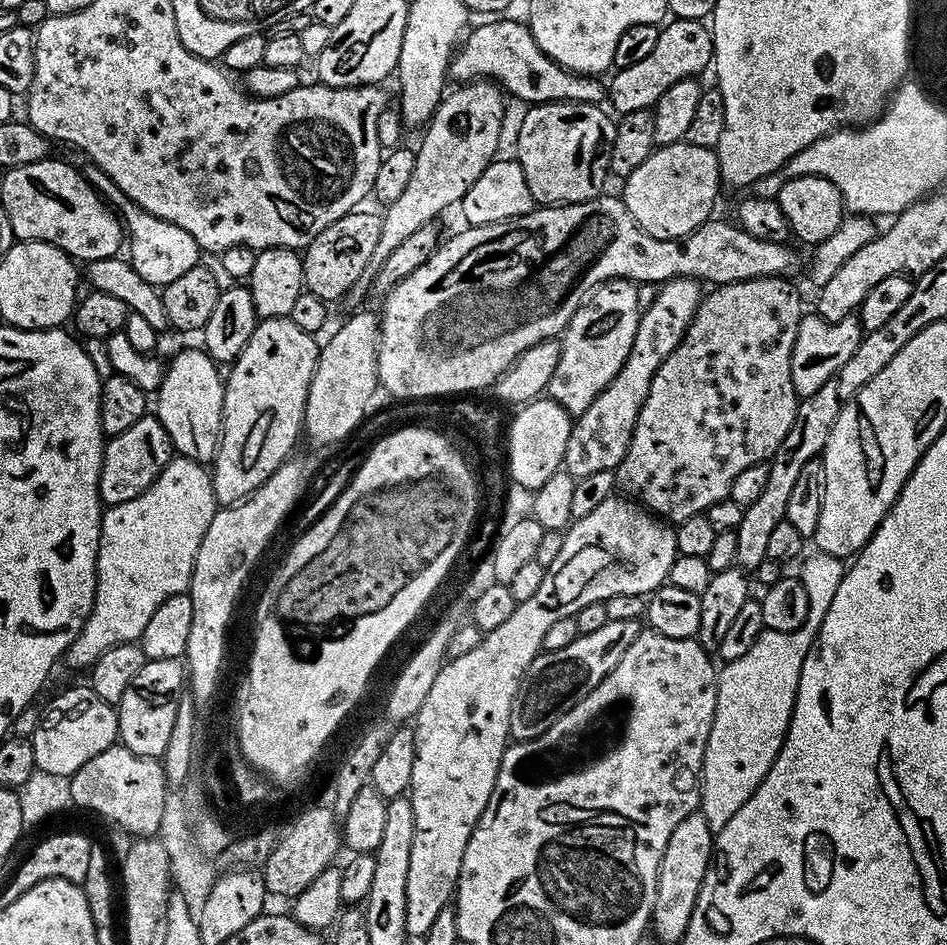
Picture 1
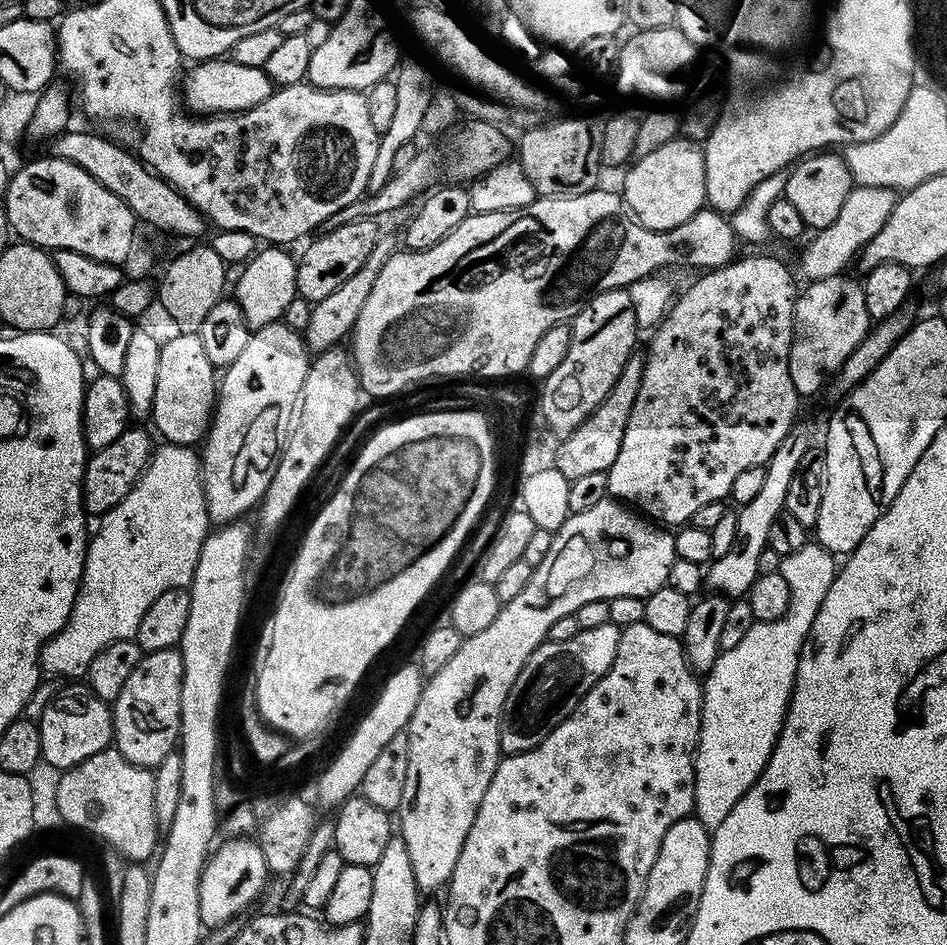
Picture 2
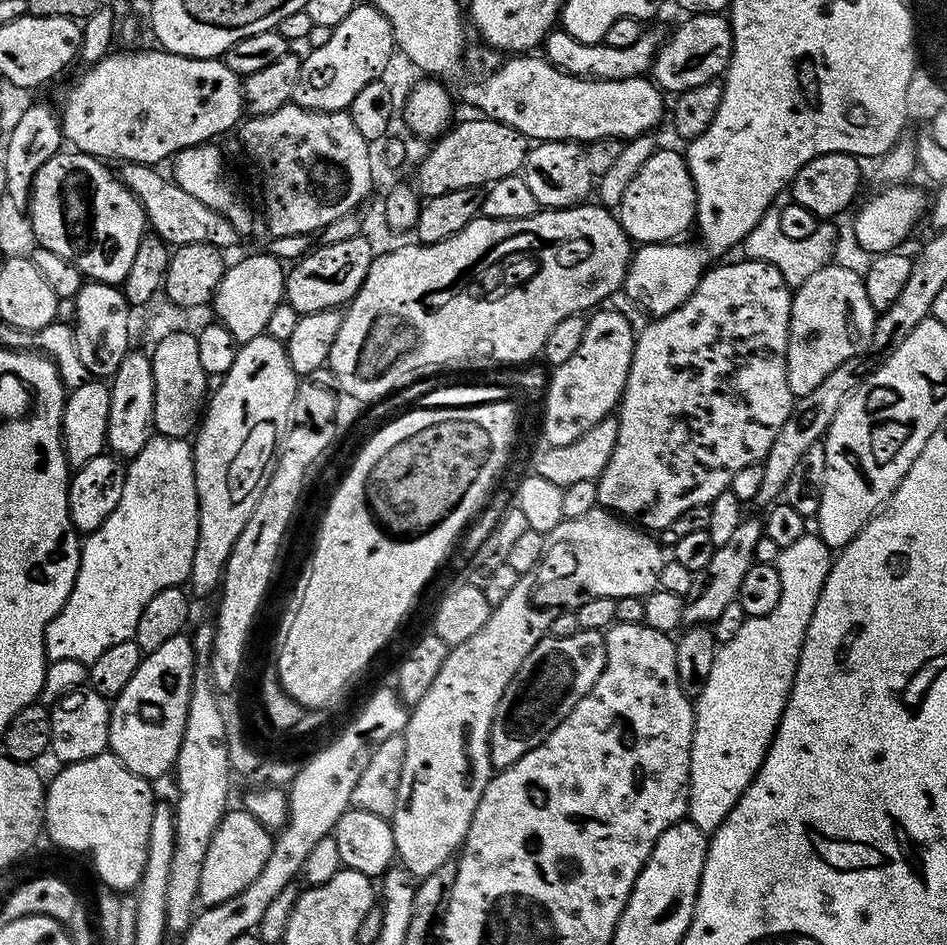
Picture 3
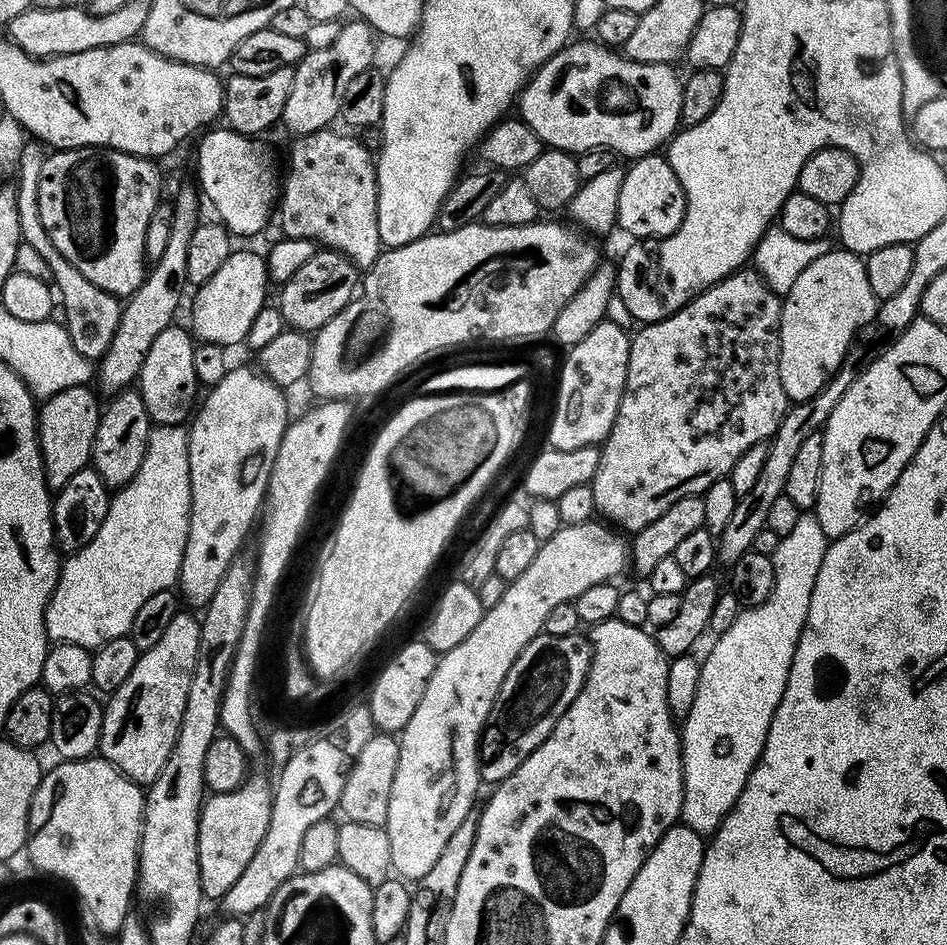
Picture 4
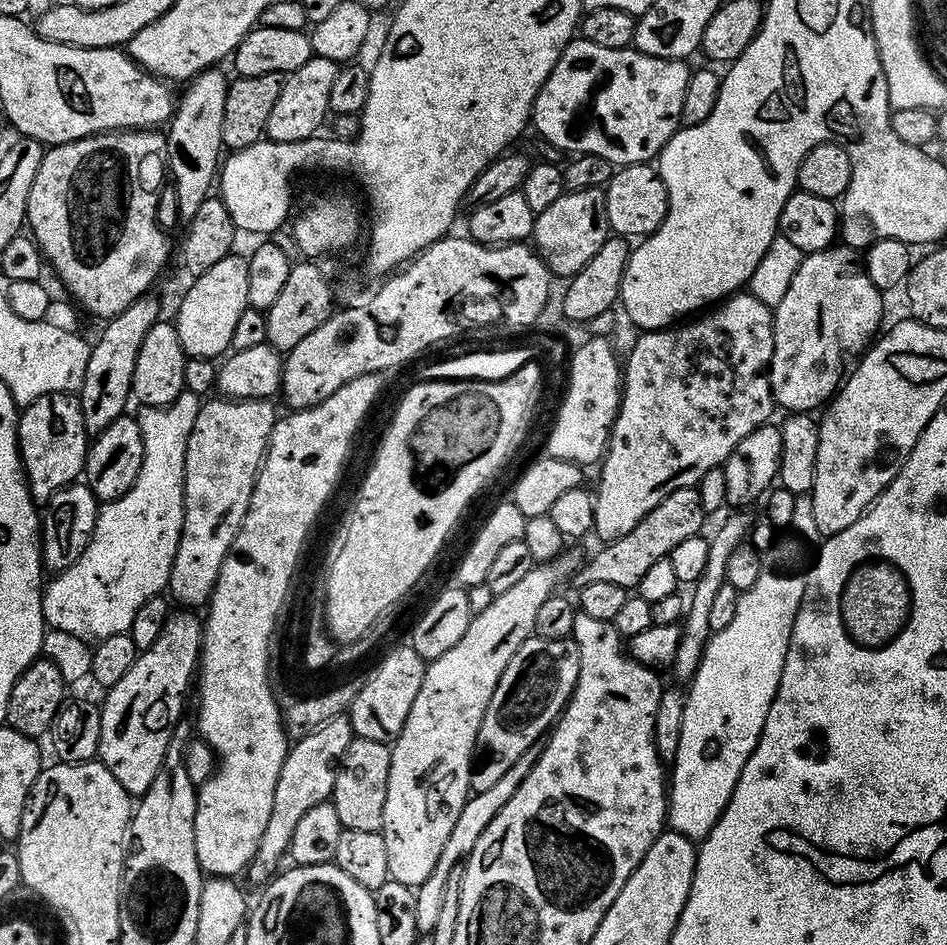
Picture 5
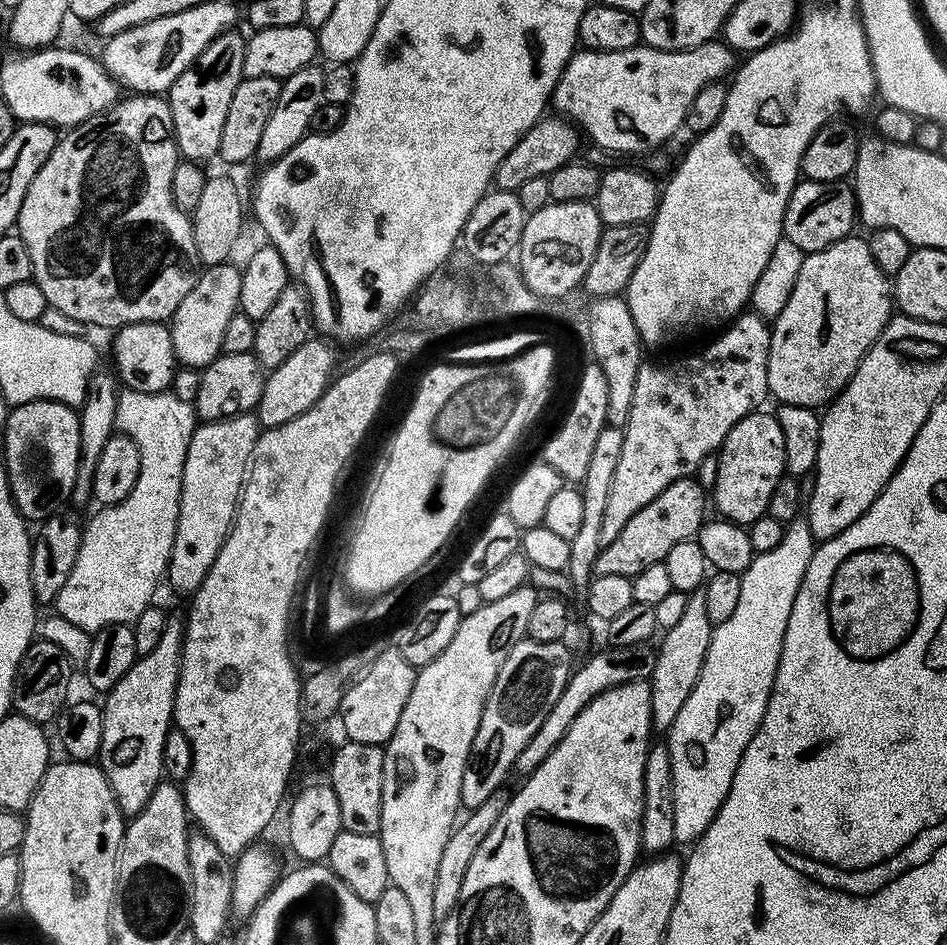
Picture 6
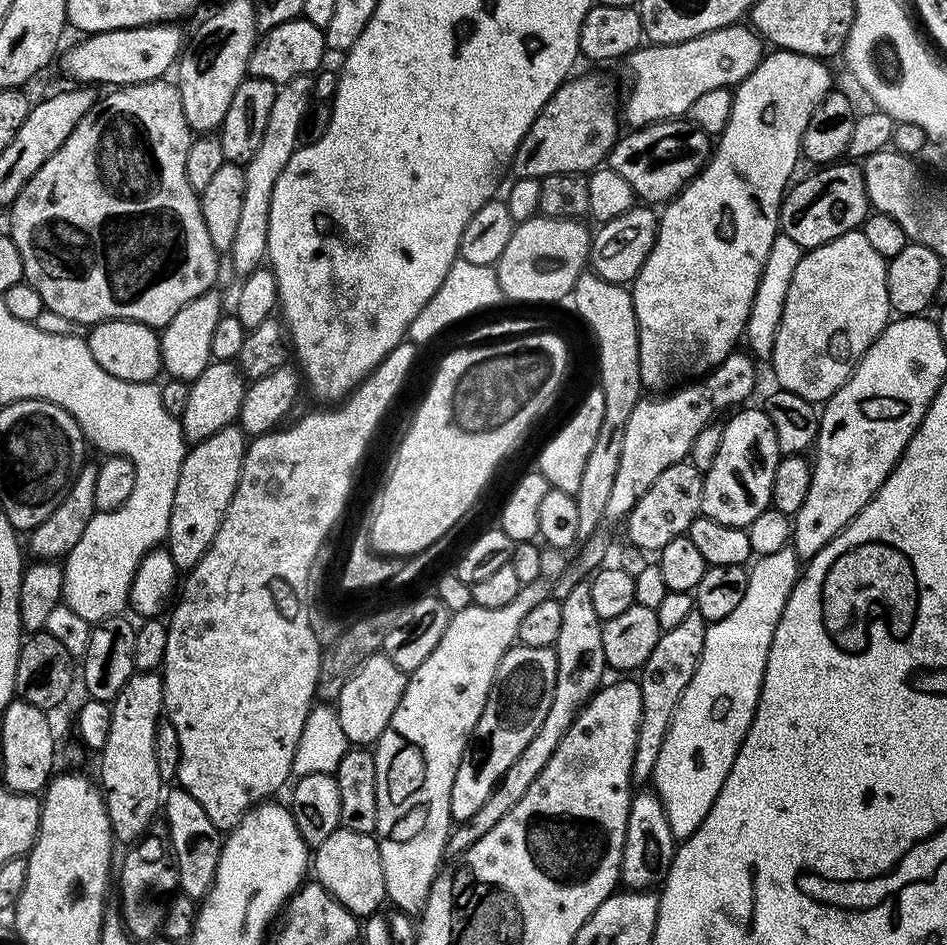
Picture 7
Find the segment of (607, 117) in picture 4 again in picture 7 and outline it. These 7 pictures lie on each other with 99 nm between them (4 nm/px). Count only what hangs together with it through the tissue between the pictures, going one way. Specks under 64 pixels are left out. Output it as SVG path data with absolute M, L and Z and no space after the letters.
M740 22L701 36L695 36L686 42L641 46L626 57L626 65L628 64L628 72L632 75L632 81L628 84L628 97L625 100L623 97L622 100L623 119L627 123L629 120L633 129L639 129L644 125L658 123L661 120L687 117L690 106L694 106L694 102L701 94L706 94L706 90L732 88L741 84L760 65L765 55L765 41L761 40L751 27Z

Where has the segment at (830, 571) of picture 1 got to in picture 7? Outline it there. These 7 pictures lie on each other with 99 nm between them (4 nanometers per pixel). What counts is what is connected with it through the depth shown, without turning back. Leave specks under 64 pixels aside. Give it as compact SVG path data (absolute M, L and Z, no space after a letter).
M791 547L778 550L778 554L759 557L751 565L742 602L738 602L738 606L731 614L726 614L726 618L708 625L698 670L694 670L694 678L690 678L690 686L686 686L686 694L682 694L678 710L674 710L666 742L662 742L662 751L652 771L651 783L660 795L666 818L670 818L670 830L676 835L677 841L687 840L694 830L698 830L698 826L702 826L706 814L710 814L710 806L714 806L714 798L718 798L718 790L722 790L722 782L726 782L726 774L730 774L730 766L734 766L734 758L756 713L766 658L770 654L770 642L774 638L778 618L782 618L782 610L801 571L801 561Z

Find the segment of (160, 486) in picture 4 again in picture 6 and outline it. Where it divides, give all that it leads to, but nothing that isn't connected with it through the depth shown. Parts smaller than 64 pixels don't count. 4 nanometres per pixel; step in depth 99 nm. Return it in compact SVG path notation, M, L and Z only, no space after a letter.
M124 390L118 398L116 426L123 435L133 440L140 451L142 466L138 482L134 482L134 490L130 490L130 494L126 494L122 502L101 507L96 510L100 512L93 514L92 521L83 525L78 559L75 560L74 570L70 570L70 578L66 586L62 586L62 594L58 594L54 605L55 615L66 618L66 622L74 622L74 626L82 626L82 630L89 634L95 634L111 624L133 625L138 614L142 614L142 610L153 603L152 595L165 579L174 546L186 450L190 446L194 430L198 427L198 417L195 407L182 402L171 390L154 394Z

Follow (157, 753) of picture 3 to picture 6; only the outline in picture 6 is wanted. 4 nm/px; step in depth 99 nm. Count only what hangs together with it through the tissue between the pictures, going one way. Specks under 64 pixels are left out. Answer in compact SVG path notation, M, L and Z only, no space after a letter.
M169 615L162 639L150 654L137 658L126 678L118 682L103 701L104 729L98 767L110 782L116 805L125 817L137 816L162 783L162 750L168 729L173 727L172 707L180 681L180 655L184 645L184 620Z

